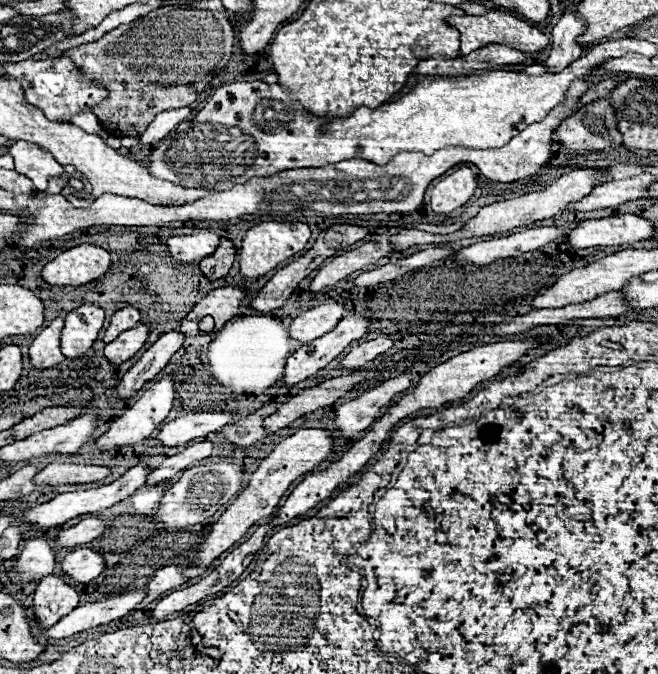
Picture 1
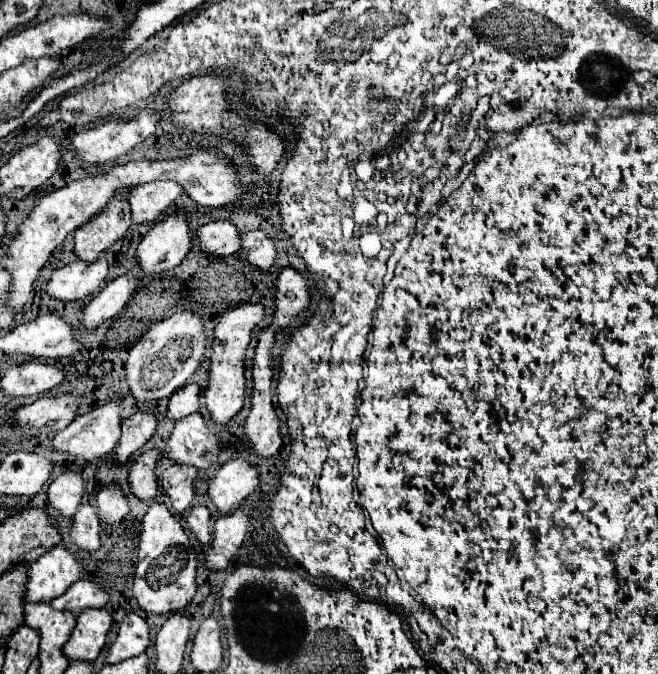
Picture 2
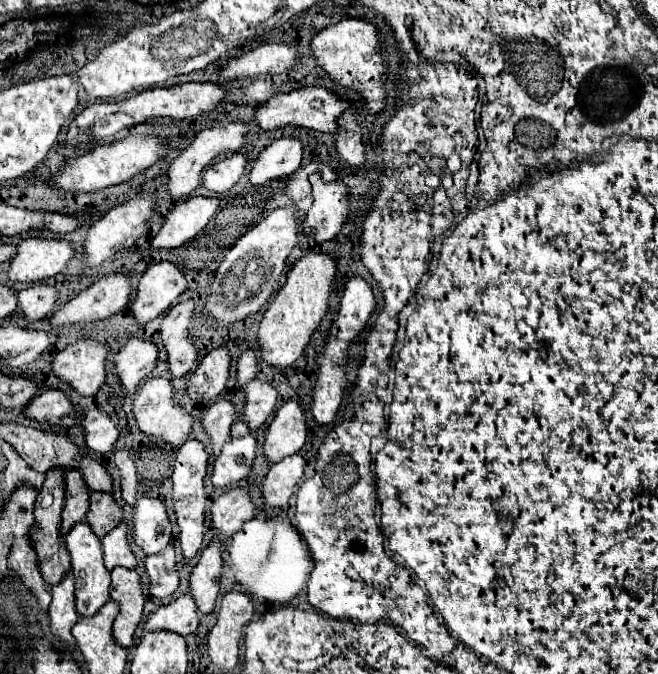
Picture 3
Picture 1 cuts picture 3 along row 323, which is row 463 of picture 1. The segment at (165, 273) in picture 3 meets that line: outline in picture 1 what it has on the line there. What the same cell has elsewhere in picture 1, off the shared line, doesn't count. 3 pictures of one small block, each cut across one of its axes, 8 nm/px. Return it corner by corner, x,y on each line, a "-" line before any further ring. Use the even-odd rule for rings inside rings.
140,462
136,466
132,466
124,476
120,476
118,480
114,480
112,484
104,484
104,486
98,486
98,488
90,488
90,490
78,490
78,492
66,492
66,494
58,494
56,498
52,498
50,502
44,502
44,504
38,504
30,510
24,510
22,516
24,520
34,526
34,528
40,528
40,530
48,530
48,528
56,528
56,526
62,526
66,520
72,520
76,516
82,516
82,514
90,514
90,512
102,512
122,500
126,500
128,496
132,496
138,488
142,488
146,484
146,476
150,474
150,468
146,462

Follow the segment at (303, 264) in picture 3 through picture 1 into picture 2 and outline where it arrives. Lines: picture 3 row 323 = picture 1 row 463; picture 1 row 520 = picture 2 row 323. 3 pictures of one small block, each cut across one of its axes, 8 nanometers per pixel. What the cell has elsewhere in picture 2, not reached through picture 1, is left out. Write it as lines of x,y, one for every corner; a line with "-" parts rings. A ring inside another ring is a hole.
242,304
242,306
232,308
214,326
208,384
202,392
202,396
206,398
206,408
210,412
210,418
218,424
226,424
244,404
244,384
246,384
244,354
246,354
246,348
250,342
250,332
254,330
254,326
260,326
262,318
264,318
264,306
262,304

